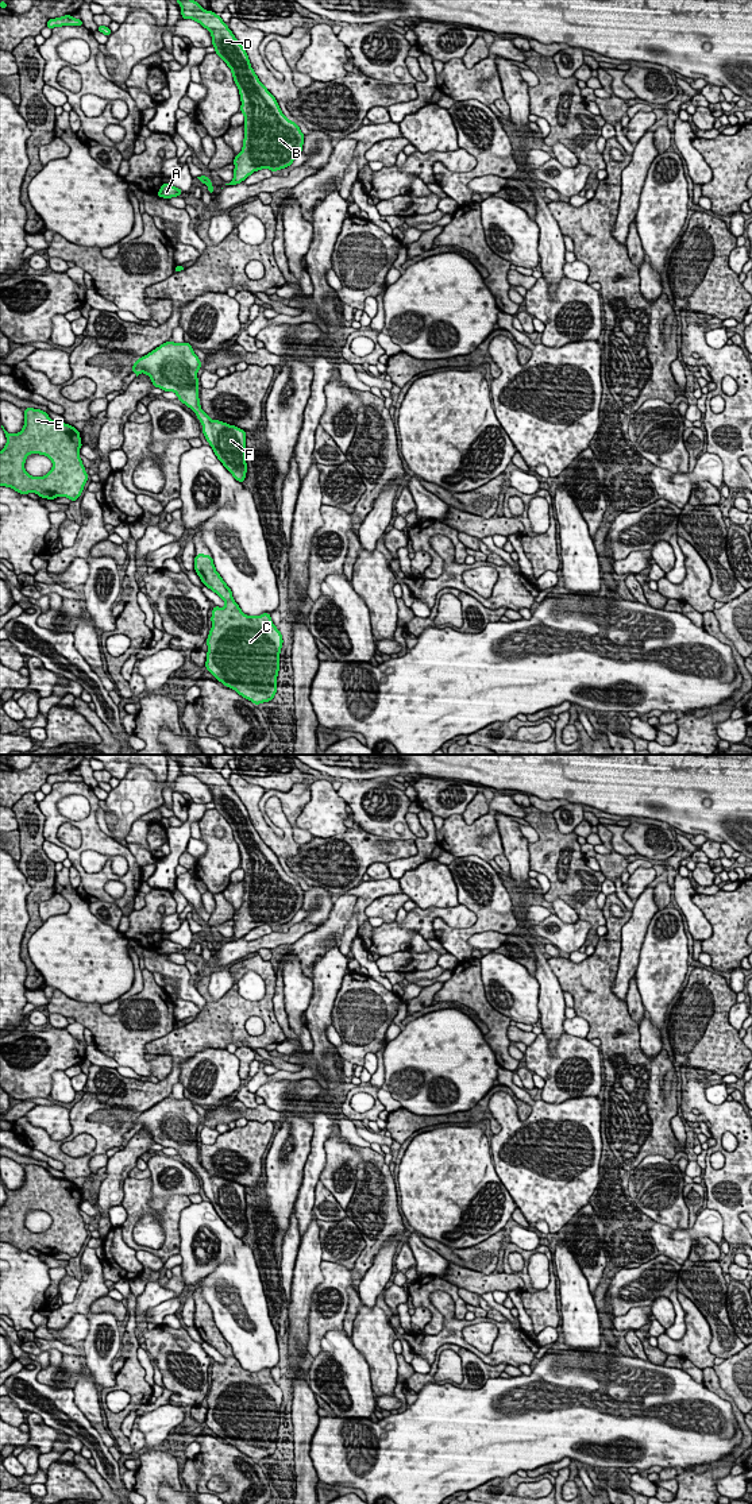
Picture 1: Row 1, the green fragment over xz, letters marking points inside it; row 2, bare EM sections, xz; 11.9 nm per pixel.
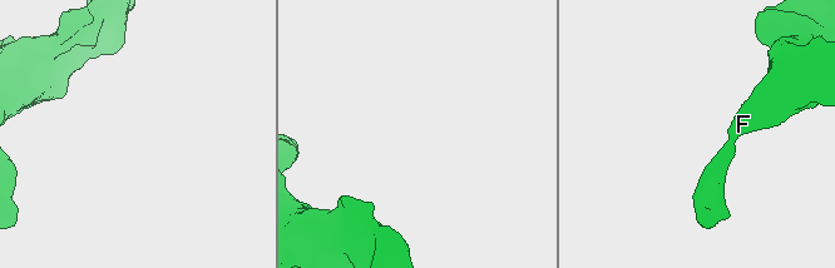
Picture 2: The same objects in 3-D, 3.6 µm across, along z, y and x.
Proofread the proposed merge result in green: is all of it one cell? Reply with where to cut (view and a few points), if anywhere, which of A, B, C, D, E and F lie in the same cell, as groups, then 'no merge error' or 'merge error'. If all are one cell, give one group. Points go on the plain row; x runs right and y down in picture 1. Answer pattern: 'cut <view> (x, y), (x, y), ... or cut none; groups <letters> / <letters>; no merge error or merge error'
cut none; groups A B C D E F; no merge error

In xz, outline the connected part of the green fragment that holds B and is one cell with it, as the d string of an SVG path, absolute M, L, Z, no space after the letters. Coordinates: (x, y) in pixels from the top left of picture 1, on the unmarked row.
M176 755L181 763L182 775L192 775L200 779L211 788L215 809L231 825L234 837L240 851L240 868L244 871L244 895L242 907L234 914L234 936L225 941L236 941L243 938L254 928L269 925L273 929L285 925L301 910L304 901L304 890L296 878L290 878L281 867L275 853L259 837L251 824L248 811L239 797L235 794L227 779L212 767L204 766L192 755Z

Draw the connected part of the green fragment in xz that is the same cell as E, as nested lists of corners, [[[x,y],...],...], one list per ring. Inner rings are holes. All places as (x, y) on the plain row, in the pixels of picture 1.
[[[26,1164],[24,1183],[18,1189],[8,1189],[1,1181],[7,1200],[0,1207],[0,1242],[11,1243],[15,1247],[27,1252],[36,1249],[41,1254],[54,1256],[66,1253],[77,1257],[88,1237],[88,1230],[80,1214],[82,1203],[80,1189],[73,1181],[57,1179],[41,1165]],[[31,1210],[47,1212],[53,1223],[43,1233],[32,1233],[24,1226],[26,1214]]]

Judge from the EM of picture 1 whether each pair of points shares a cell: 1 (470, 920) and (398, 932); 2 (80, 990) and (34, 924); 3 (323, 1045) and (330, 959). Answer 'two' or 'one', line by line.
1: one
2: two
3: one

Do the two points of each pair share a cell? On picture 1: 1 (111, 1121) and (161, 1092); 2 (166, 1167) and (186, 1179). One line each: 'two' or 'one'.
1: two
2: one

